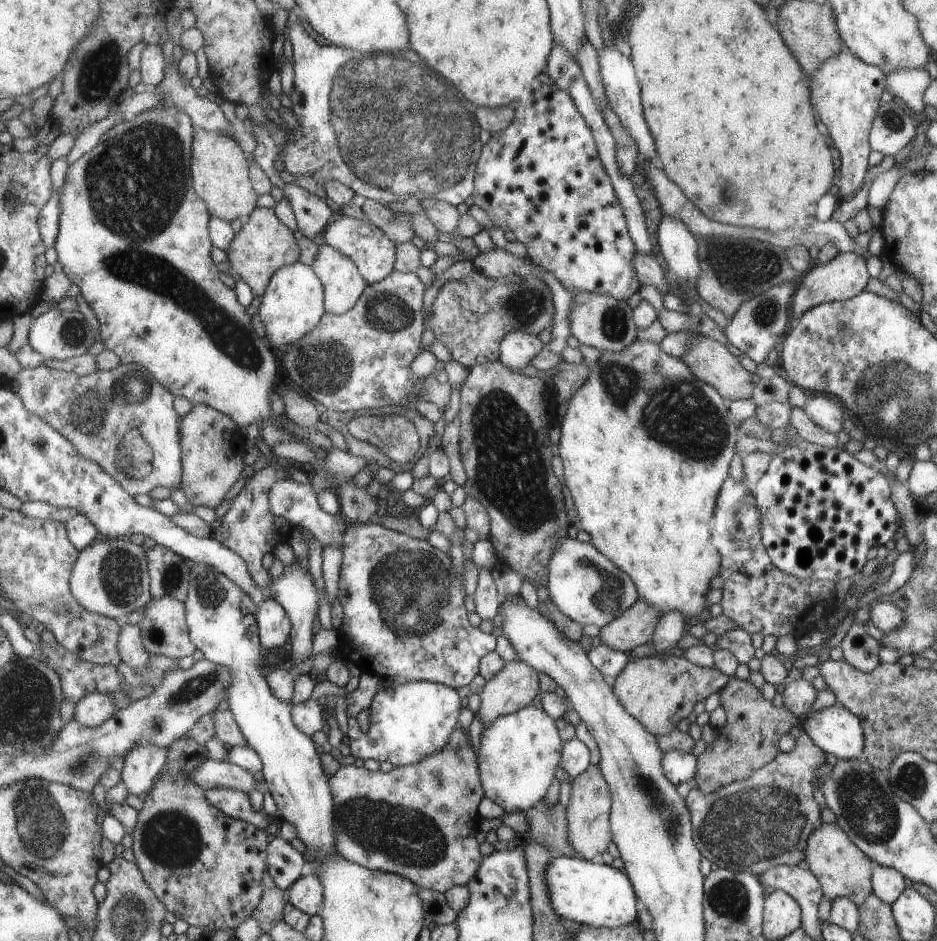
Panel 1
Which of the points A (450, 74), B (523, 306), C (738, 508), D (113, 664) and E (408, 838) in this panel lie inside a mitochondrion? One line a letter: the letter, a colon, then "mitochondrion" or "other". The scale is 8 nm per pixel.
A: mitochondrion
B: mitochondrion
C: mitochondrion
D: other
E: mitochondrion

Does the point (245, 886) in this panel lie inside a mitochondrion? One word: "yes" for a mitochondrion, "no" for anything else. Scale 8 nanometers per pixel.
no

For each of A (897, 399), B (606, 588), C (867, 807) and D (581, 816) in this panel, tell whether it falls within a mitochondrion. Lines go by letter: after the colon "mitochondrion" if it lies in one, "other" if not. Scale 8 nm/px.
A: mitochondrion
B: mitochondrion
C: mitochondrion
D: other

